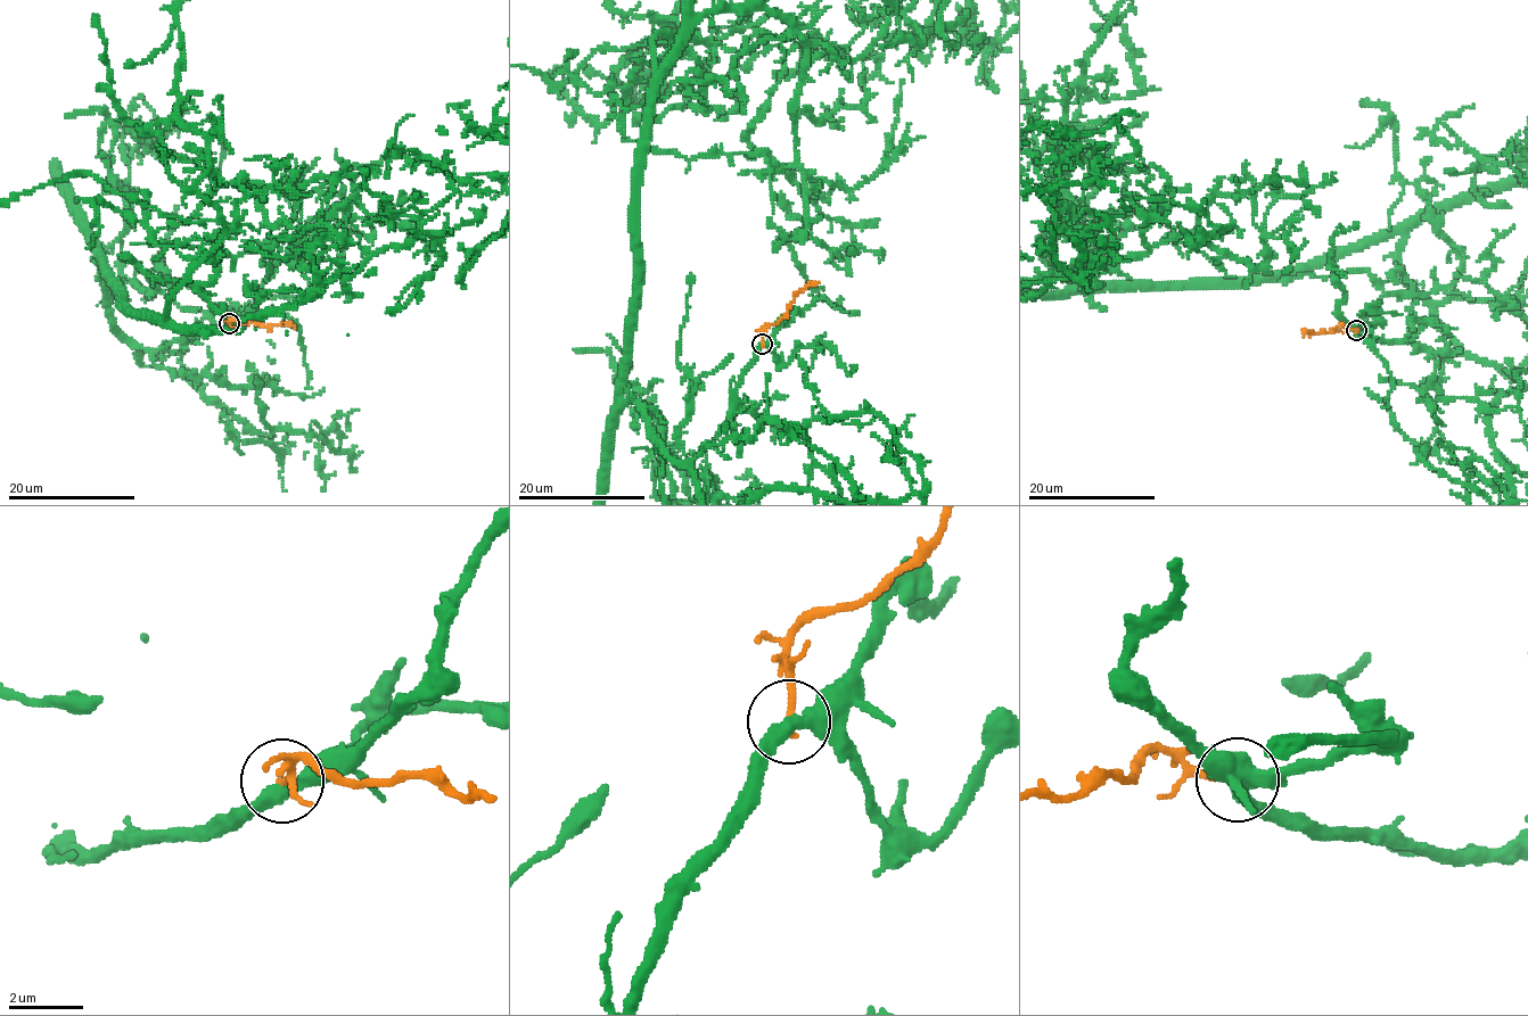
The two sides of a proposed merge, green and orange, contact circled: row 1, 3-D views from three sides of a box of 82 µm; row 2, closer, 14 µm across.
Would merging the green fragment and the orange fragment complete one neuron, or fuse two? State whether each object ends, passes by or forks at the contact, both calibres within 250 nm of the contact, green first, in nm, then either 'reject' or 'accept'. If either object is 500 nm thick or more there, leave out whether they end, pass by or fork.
green passes by | orange ends | 400/240 nm | reject

